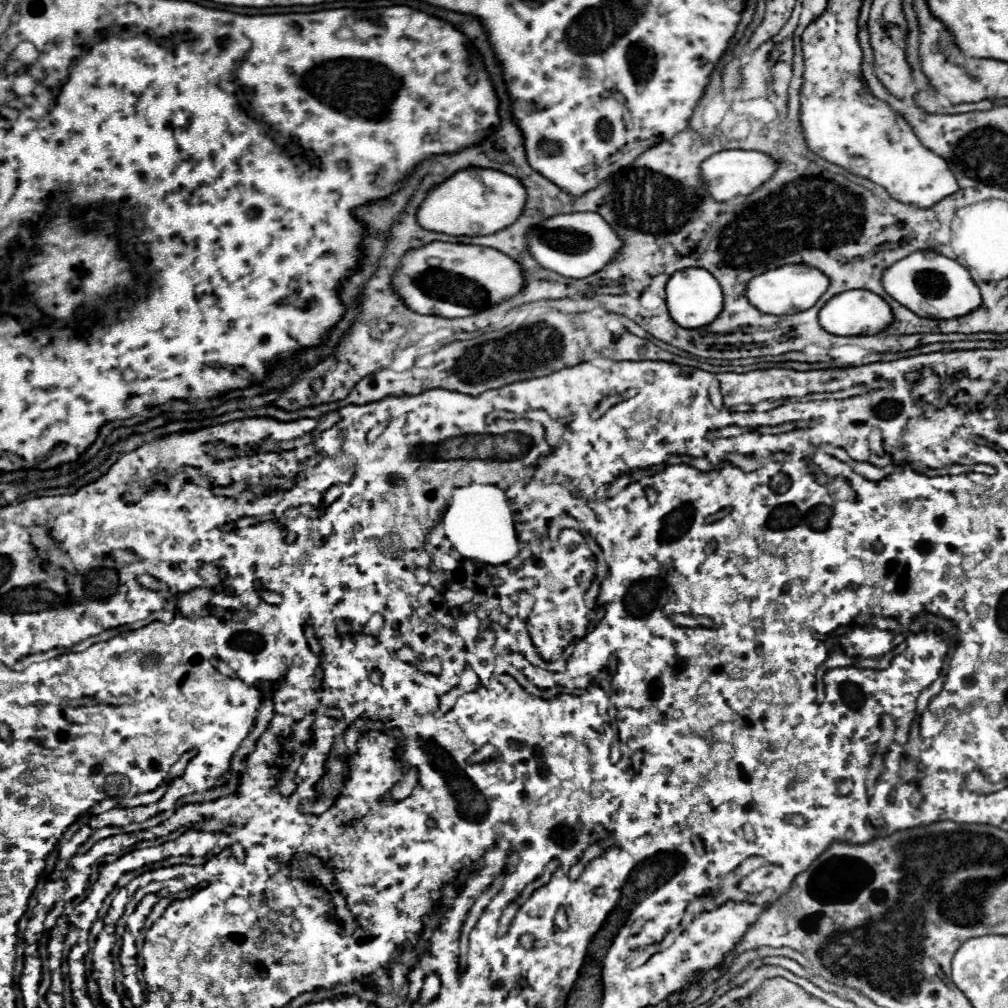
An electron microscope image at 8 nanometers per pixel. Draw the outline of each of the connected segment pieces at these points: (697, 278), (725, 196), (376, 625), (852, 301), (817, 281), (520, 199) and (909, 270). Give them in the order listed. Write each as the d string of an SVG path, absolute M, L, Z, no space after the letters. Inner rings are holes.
M686 268L670 276L666 284L666 306L674 322L682 328L700 328L716 320L716 314L722 310L722 290L718 280L704 268Z
M722 150L722 152L708 156L702 162L700 174L710 196L716 202L726 202L726 200L732 200L736 194L748 196L752 194L752 190L758 190L774 174L776 166L778 162L774 162L770 156L756 152L756 150Z
M372 612L372 614L368 616L368 623L364 624L364 627L361 629L360 634L364 633L364 636L373 635L372 638L376 638L374 636L377 636L378 634L379 634L378 636L380 636L379 632L384 623L383 618L384 616L382 617L379 613ZM372 615L373 617L370 618ZM365 634L368 634L368 635L365 635Z
M846 290L836 296L832 296L822 310L818 312L820 326L836 336L858 336L858 334L876 334L892 322L892 310L890 306L870 290Z
M788 264L754 276L746 286L746 296L748 296L748 302L760 312L780 316L780 314L796 314L812 308L826 288L828 288L828 278L824 278L820 270L806 264Z
M466 168L448 176L442 184L436 184L424 202L418 206L416 222L434 232L452 236L476 236L494 234L504 226L510 226L524 208L524 186L516 178L488 168Z
M918 250L888 266L882 272L882 286L894 300L924 318L958 318L976 310L982 302L980 290L970 272L956 260L934 250Z

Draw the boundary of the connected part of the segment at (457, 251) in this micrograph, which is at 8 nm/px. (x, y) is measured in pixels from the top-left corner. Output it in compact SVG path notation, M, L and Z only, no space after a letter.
M430 242L420 248L410 248L402 258L400 268L392 276L392 290L410 310L444 318L472 316L488 306L508 300L512 294L516 294L516 290L520 290L520 286L524 286L524 274L520 274L520 266L516 266L516 262L512 262L512 258L508 258L506 254L494 248L452 242Z

